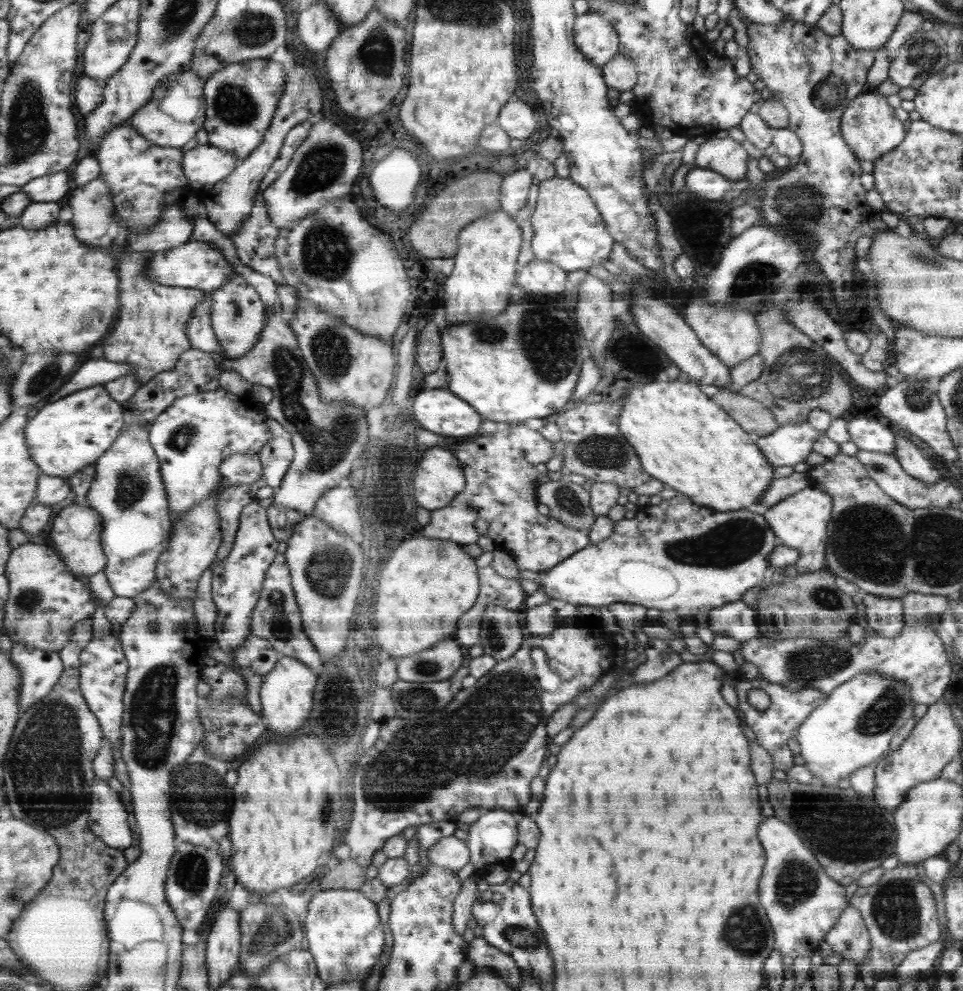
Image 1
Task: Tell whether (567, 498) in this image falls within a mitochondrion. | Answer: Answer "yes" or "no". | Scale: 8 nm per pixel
yes

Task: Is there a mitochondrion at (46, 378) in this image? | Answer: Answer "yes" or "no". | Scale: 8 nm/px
yes

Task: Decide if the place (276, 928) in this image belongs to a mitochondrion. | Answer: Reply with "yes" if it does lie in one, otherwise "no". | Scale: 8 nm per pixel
yes

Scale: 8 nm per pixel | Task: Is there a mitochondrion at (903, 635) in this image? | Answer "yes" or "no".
no

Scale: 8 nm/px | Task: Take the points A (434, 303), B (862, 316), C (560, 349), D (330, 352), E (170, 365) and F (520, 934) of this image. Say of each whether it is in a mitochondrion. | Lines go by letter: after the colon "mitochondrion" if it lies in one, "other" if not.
A: other
B: other
C: mitochondrion
D: mitochondrion
E: other
F: mitochondrion

